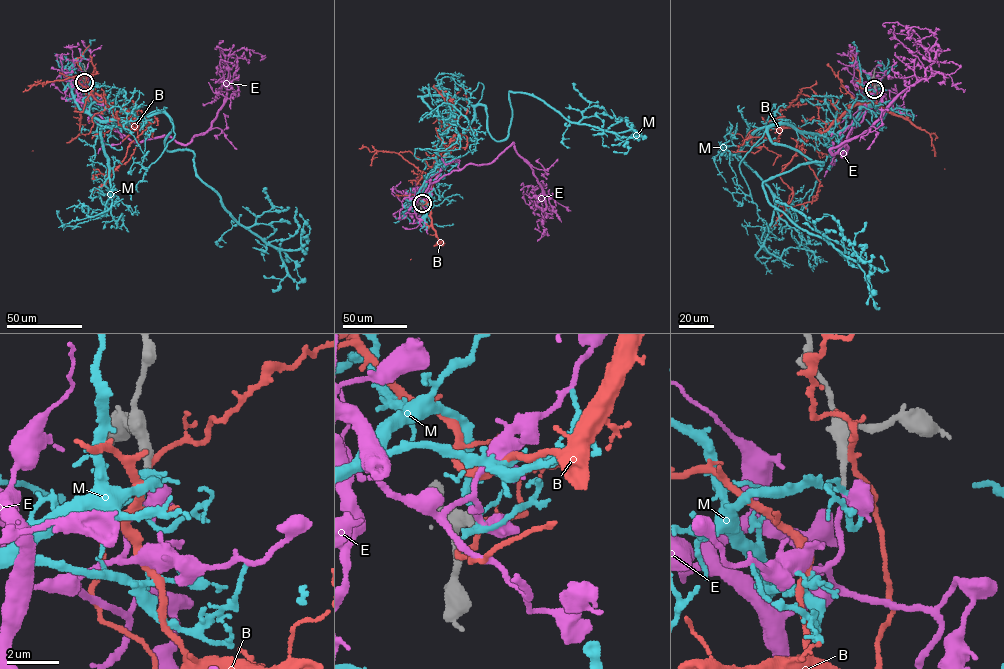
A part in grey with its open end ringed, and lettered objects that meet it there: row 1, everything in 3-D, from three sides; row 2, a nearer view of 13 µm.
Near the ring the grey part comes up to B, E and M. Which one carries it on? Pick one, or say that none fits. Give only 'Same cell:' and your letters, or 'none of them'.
Same cell: E

